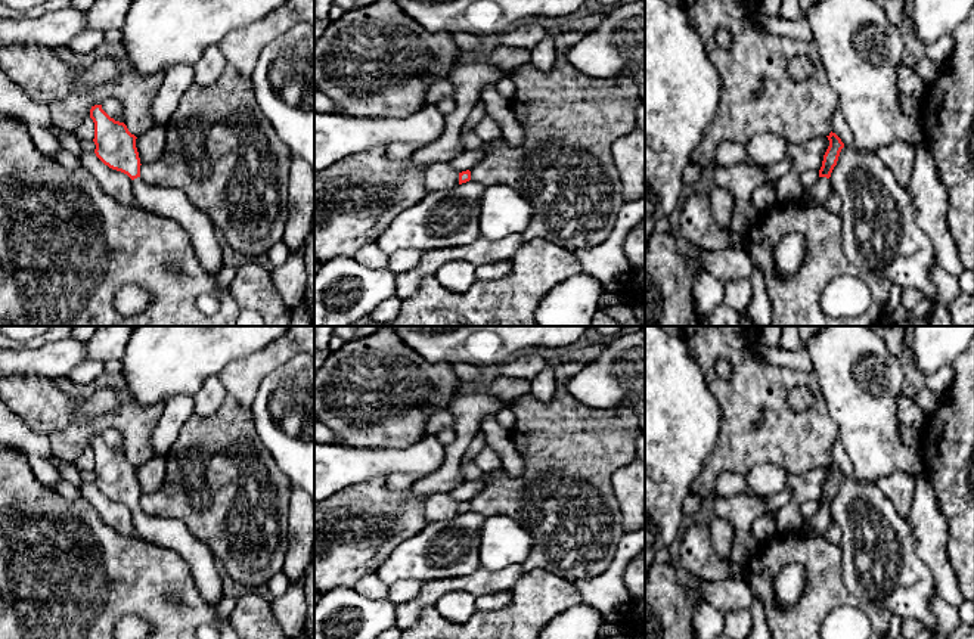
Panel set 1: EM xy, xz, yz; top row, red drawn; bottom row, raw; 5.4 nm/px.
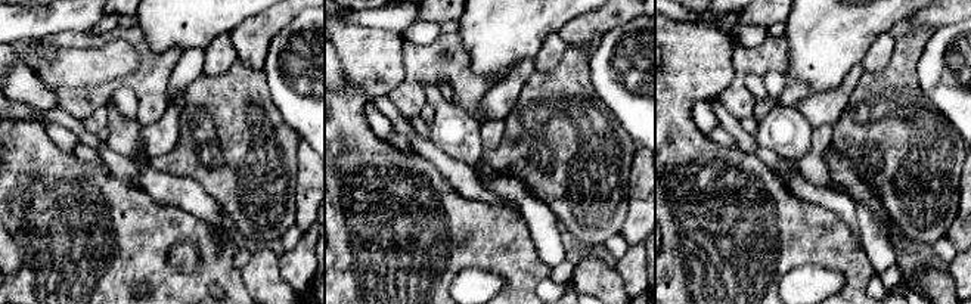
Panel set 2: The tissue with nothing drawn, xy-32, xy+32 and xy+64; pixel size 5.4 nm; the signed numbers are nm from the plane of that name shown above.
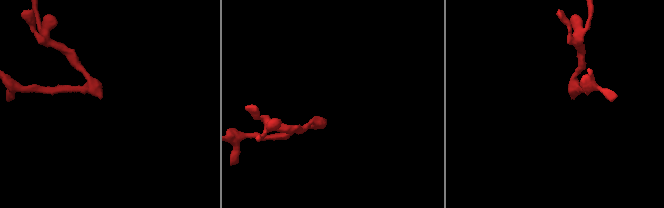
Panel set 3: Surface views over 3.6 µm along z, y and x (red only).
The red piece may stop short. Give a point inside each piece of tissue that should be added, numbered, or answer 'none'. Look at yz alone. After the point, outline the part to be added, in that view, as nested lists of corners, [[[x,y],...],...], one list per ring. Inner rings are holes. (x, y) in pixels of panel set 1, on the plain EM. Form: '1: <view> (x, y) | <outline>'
1: yz (816, 526) | [[[821,508],[816,515],[809,519],[804,519],[801,533],[804,536],[825,537],[826,530],[831,525],[831,512],[826,508]]]

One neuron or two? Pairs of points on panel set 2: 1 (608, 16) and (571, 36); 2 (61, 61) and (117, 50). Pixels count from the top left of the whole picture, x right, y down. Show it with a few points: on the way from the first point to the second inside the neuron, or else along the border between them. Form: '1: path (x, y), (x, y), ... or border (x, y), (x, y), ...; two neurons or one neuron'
1: path (599, 21), (580, 33); one neuron
2: path (74, 61), (104, 61); one neuron

